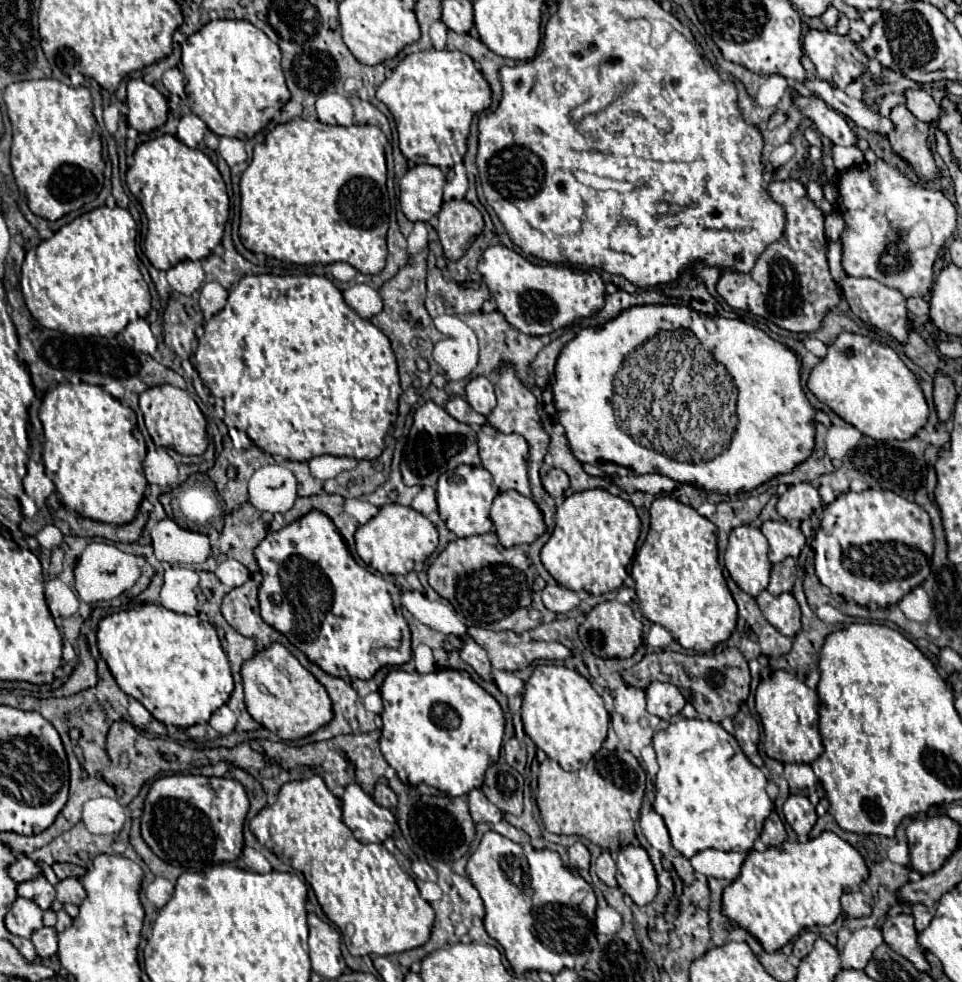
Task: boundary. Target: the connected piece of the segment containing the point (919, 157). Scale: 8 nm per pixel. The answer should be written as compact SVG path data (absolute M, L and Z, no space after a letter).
M896 106L890 114L890 120L896 124L896 132L888 136L892 150L910 162L918 174L928 180L938 178L938 168L934 164L932 152L928 148L928 124L918 120L906 106Z

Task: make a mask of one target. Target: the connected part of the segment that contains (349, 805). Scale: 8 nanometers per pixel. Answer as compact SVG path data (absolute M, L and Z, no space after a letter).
M348 784L342 794L342 822L362 844L384 842L396 824L396 816L378 806L358 784Z

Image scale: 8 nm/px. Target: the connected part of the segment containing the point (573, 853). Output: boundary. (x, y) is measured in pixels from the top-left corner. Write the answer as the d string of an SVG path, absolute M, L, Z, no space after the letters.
M576 842L574 846L570 846L568 854L570 854L570 866L572 868L588 870L588 866L590 866L590 852L586 850L586 846L582 842Z

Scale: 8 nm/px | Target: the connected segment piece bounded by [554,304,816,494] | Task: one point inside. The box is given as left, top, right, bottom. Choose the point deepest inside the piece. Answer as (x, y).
(775, 420)

